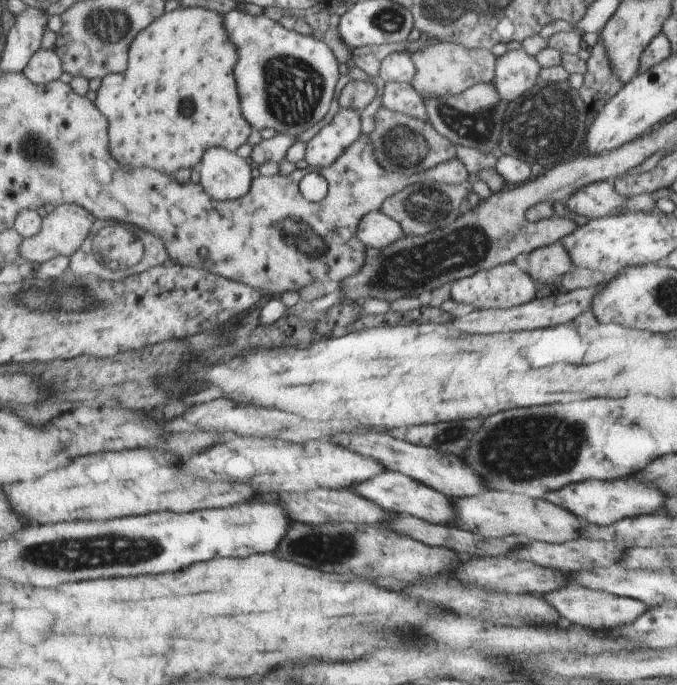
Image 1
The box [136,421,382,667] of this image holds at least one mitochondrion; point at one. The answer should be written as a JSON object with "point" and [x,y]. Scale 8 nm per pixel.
{"point":[324,549]}

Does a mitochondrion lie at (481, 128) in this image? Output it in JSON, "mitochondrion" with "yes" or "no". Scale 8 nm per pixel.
{"mitochondrion":"yes"}

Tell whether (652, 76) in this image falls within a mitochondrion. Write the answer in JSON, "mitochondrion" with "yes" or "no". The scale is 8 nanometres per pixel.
{"mitochondrion":"no"}

